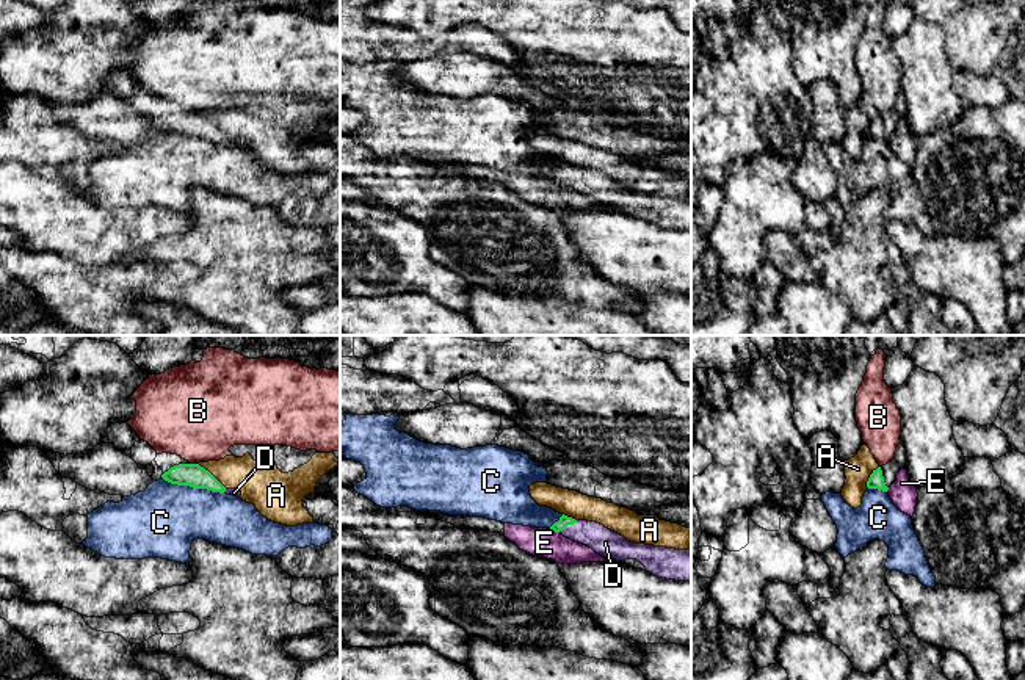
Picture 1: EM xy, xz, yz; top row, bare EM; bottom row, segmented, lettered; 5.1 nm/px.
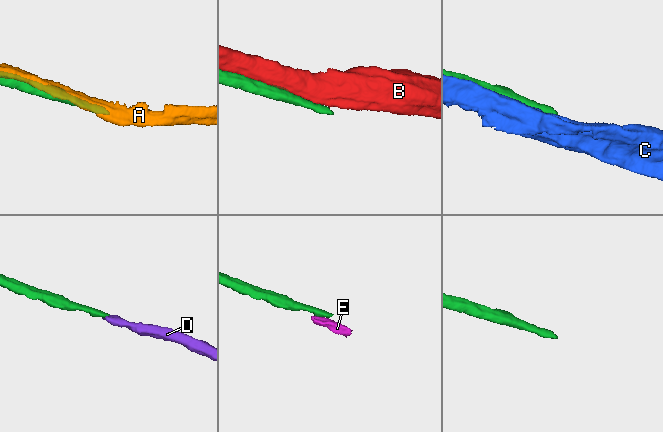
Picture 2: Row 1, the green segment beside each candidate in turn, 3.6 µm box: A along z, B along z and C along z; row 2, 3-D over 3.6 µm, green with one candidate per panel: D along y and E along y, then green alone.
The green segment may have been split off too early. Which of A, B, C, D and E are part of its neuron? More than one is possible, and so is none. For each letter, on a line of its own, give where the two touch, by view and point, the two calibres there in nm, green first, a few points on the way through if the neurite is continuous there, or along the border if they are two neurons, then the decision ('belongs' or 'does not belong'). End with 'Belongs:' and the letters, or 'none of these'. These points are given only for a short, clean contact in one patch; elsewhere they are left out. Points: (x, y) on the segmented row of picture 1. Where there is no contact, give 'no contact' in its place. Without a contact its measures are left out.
A: xy (210, 473) | 120/200 nm | does not belong
B: xy (195, 464) | 120/460 nm | does not belong
C: xy (193, 488) | 120/360 nm | does not belong
D: xz (568, 524) | 60/140 nm | across xz (565, 520), (568, 524), (605, 542) | belongs
E: xz (555, 531) | 60/150 nm | along xz (550, 528), (558, 533) | does not belong
Belongs: D

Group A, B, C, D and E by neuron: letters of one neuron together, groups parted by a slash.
A / B / C / D / E

